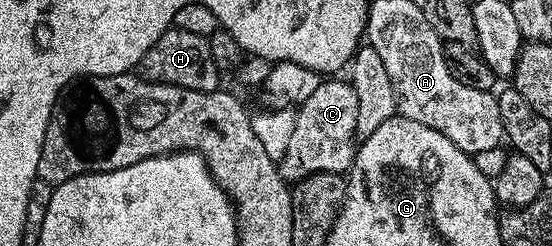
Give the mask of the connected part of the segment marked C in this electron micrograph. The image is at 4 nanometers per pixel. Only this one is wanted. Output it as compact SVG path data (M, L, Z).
M335 80L320 81L317 92L313 92L313 96L309 96L309 100L305 100L294 111L295 123L288 148L283 158L277 162L279 175L288 184L300 182L310 174L343 174L350 171L351 164L355 161L357 92L353 92L350 81L331 81Z

